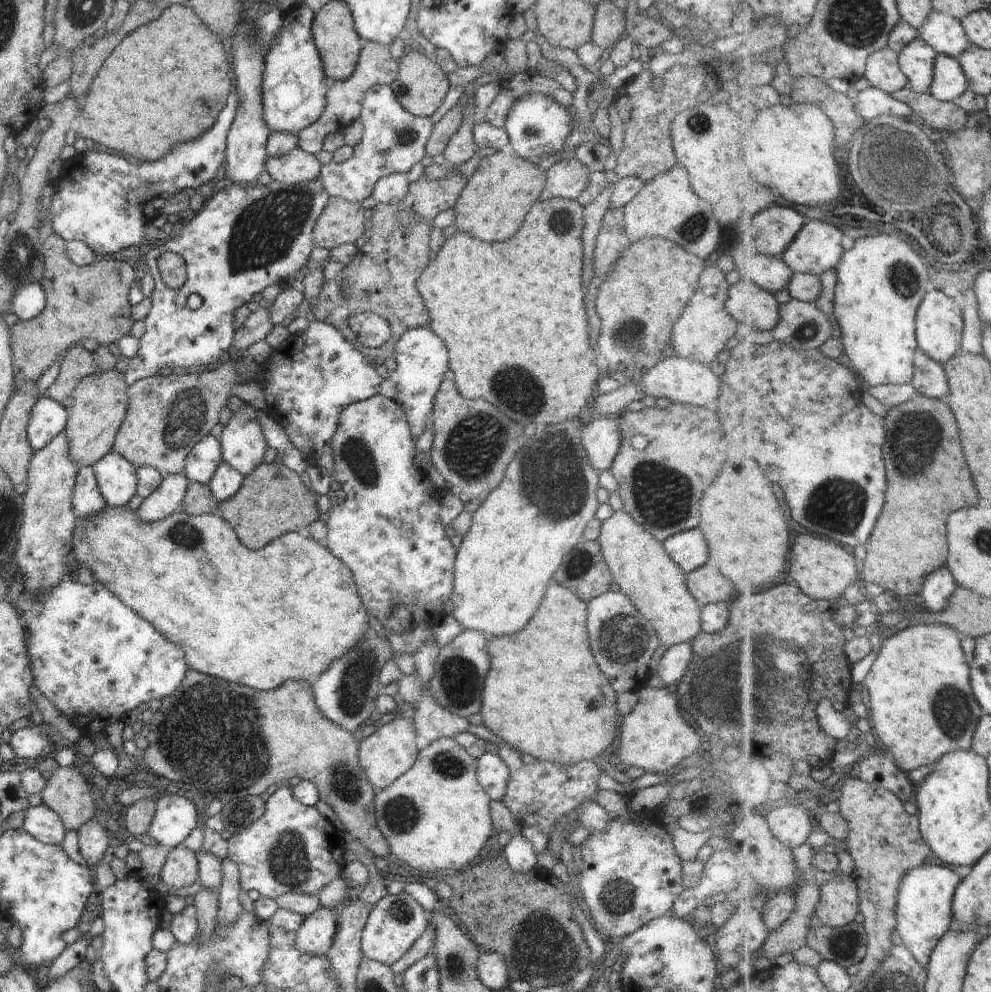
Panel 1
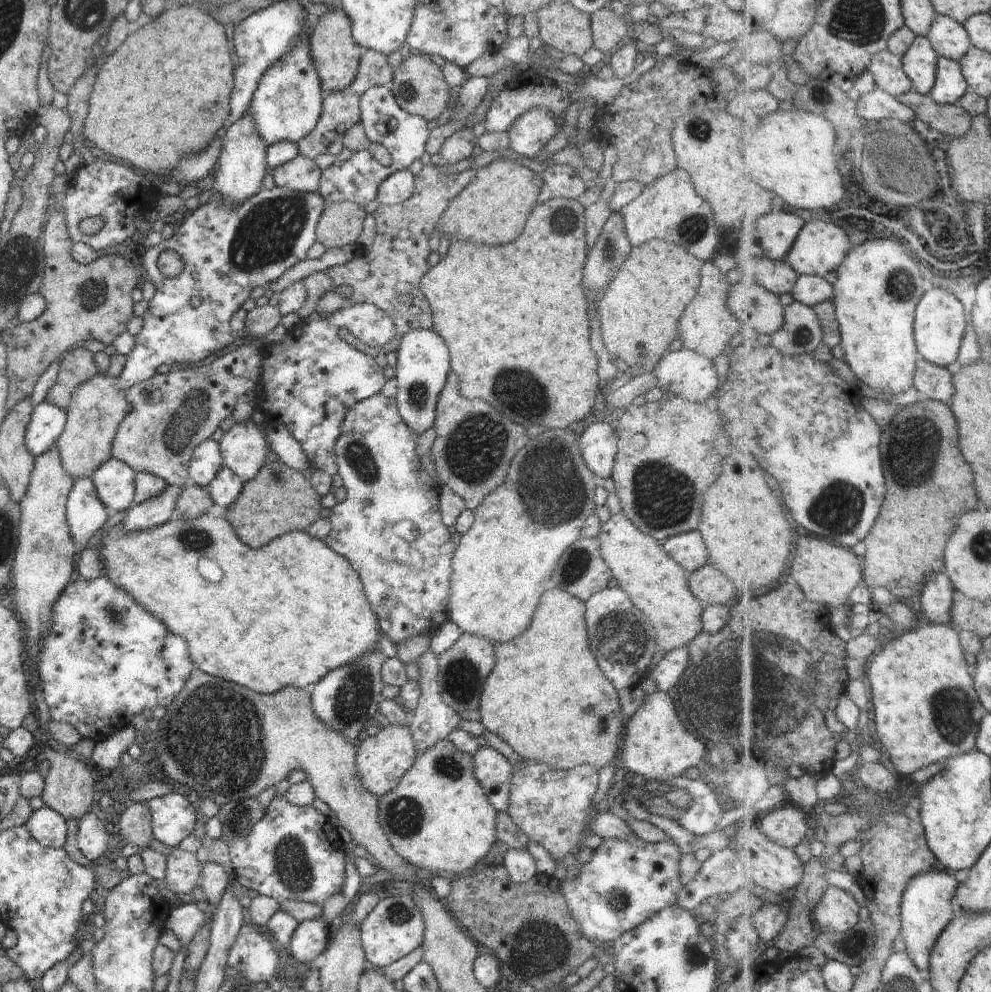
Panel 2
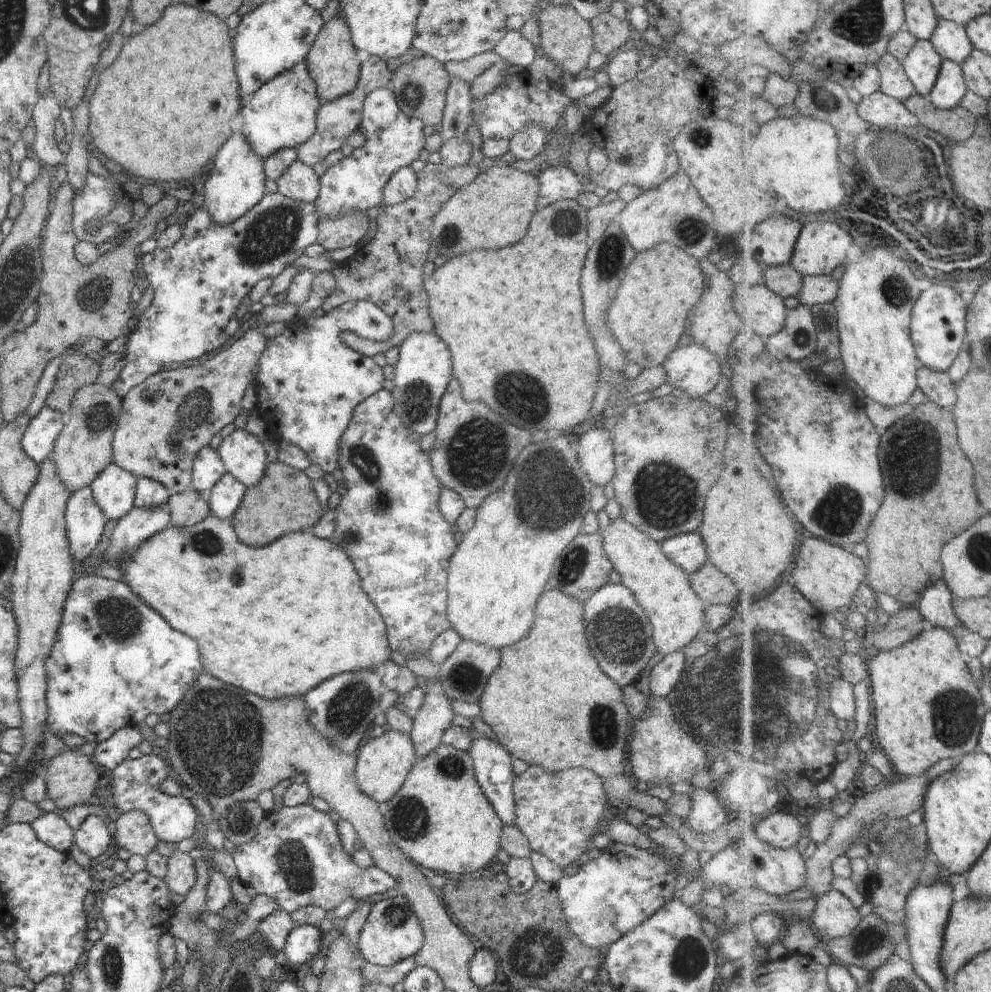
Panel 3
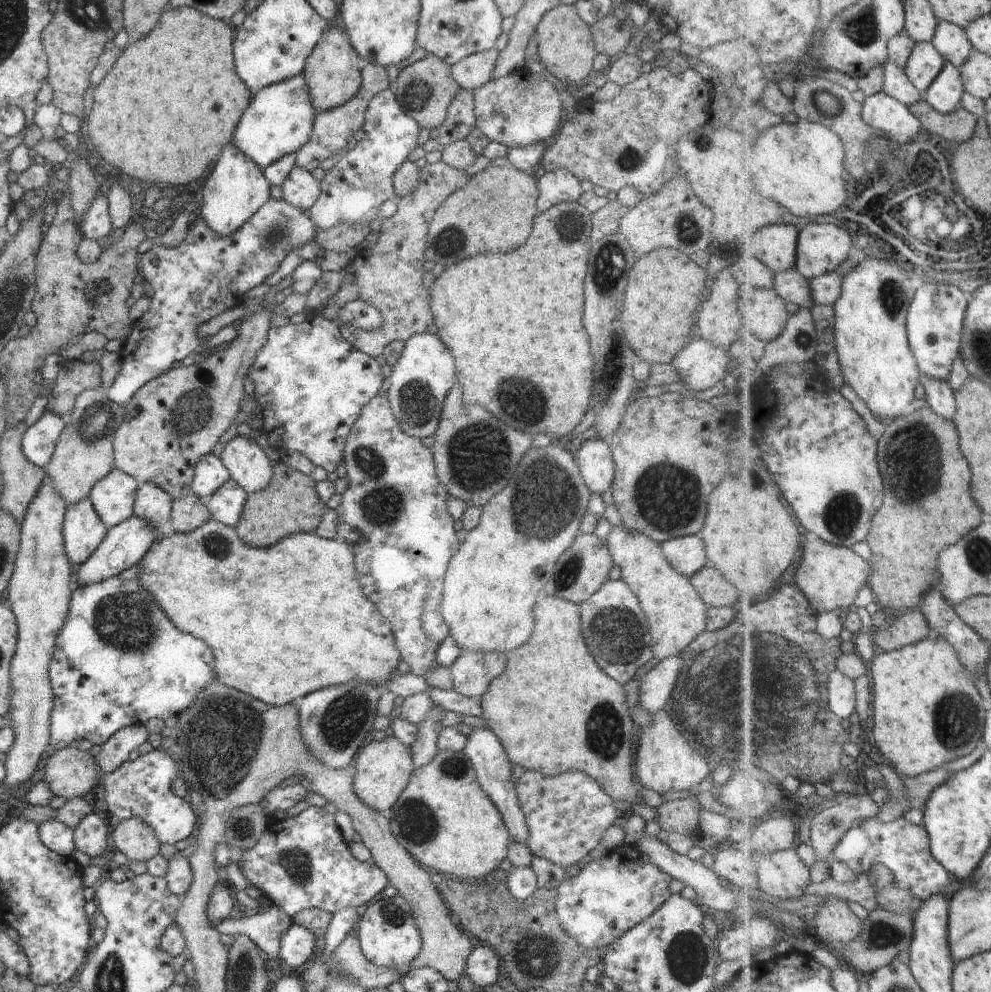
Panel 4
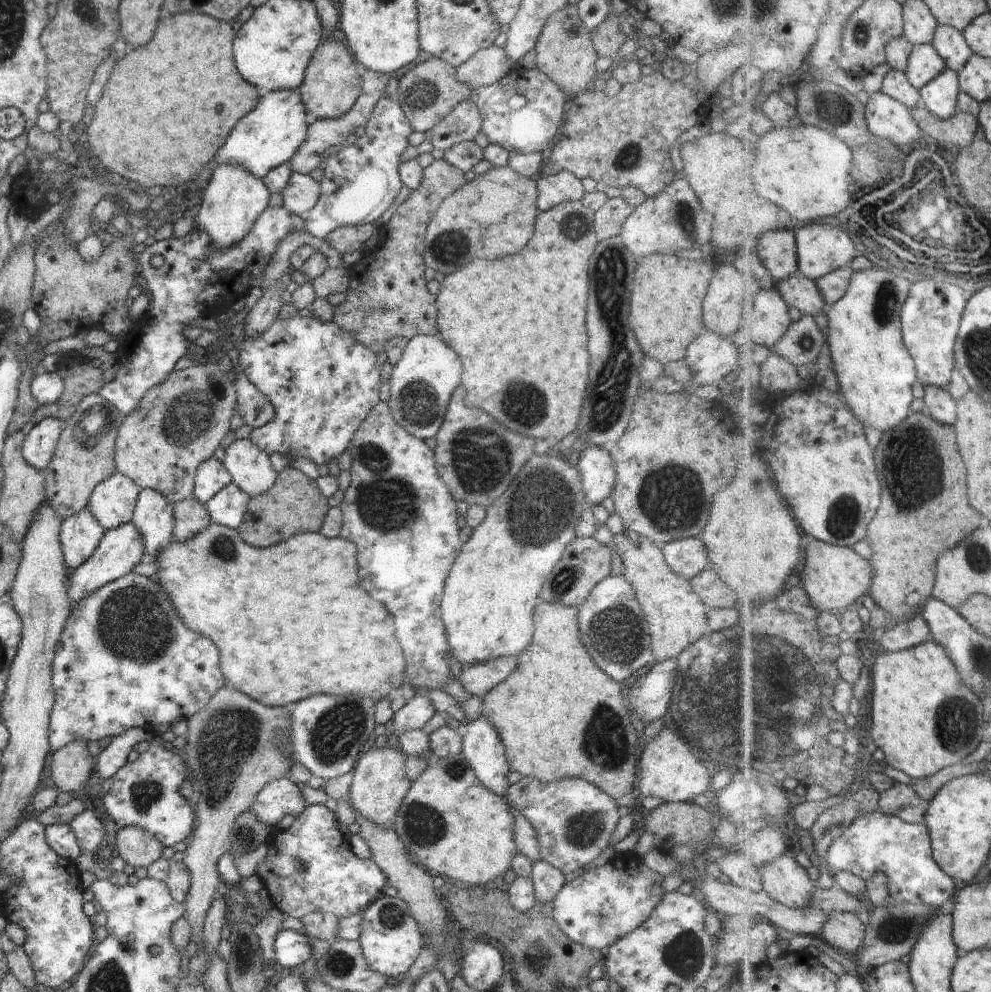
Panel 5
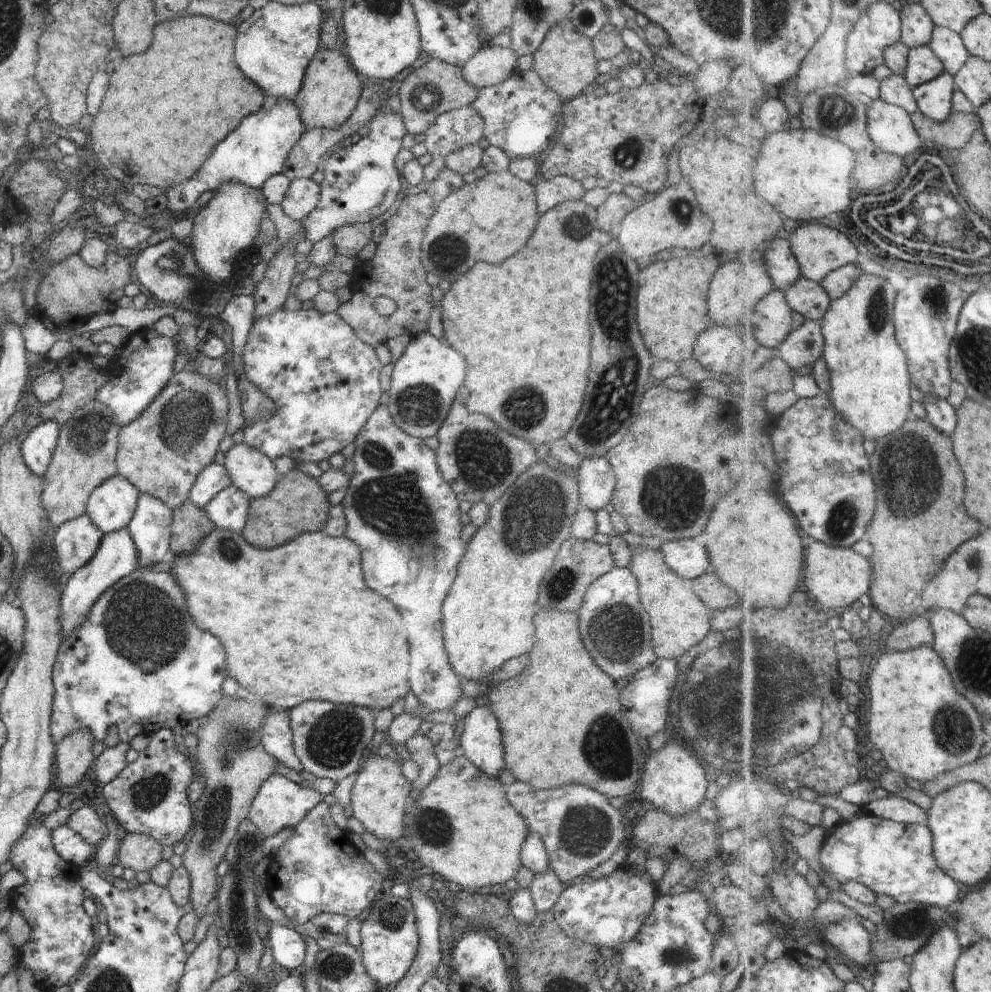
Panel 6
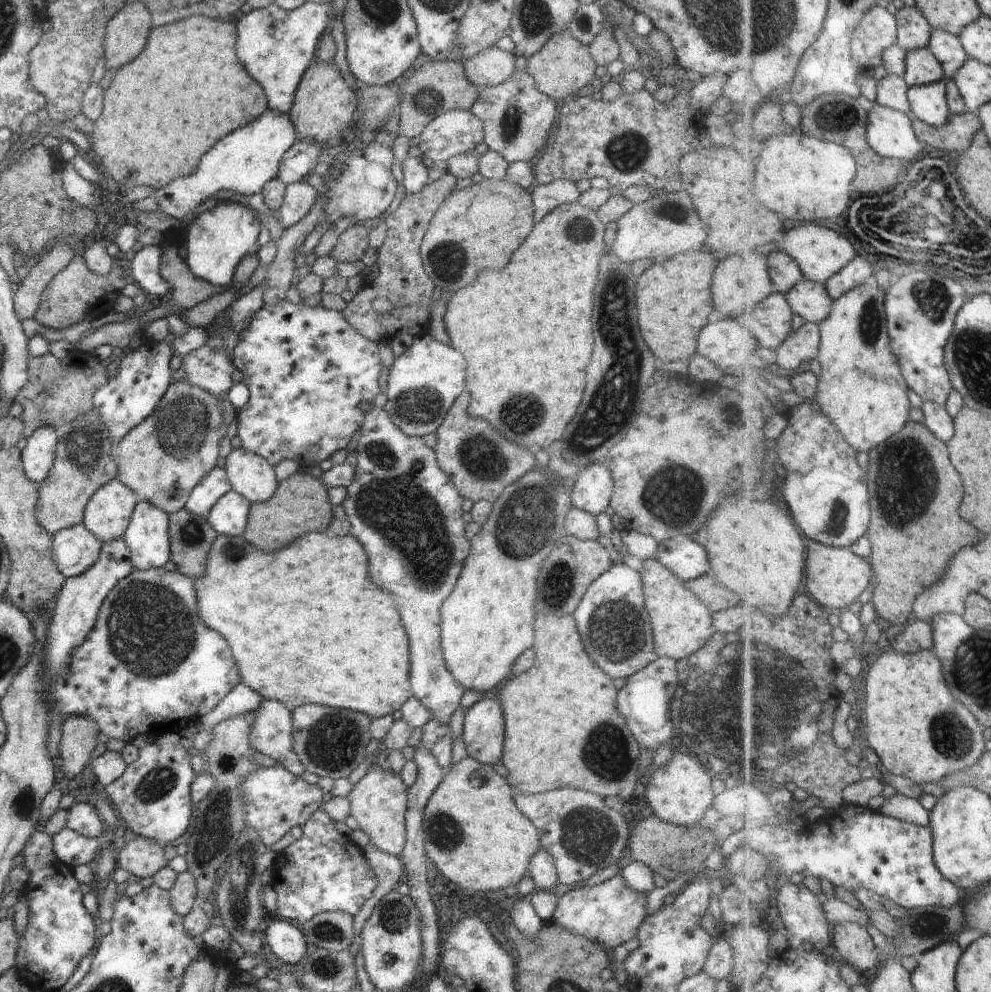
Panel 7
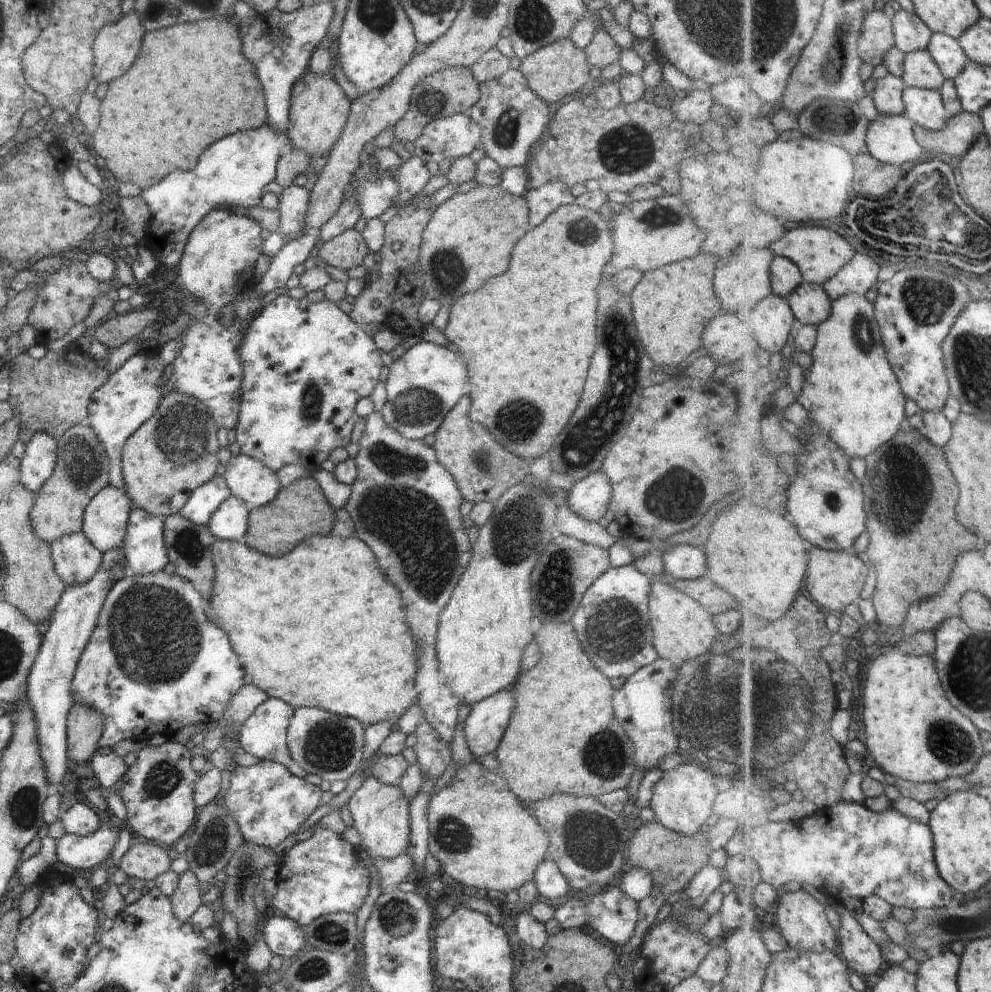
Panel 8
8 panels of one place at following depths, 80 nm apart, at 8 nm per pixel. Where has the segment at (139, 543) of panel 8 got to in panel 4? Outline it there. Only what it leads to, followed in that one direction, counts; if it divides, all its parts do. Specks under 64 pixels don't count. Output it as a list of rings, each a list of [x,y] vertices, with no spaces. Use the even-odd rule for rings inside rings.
[[[139,483],[133,506],[134,513],[145,518],[157,528],[157,538],[170,531],[171,504],[173,498],[159,486]]]

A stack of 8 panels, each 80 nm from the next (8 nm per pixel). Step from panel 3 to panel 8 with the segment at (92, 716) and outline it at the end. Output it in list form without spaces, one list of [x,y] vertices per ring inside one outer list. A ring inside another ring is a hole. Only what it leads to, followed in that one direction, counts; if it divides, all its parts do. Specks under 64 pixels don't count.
[[[164,569],[145,575],[129,573],[128,576],[113,584],[97,618],[92,636],[86,648],[82,651],[80,658],[77,660],[74,676],[70,685],[73,704],[83,703],[84,705],[88,705],[91,709],[99,712],[105,720],[105,729],[97,742],[98,749],[104,746],[112,747],[119,740],[128,740],[128,738],[134,741],[148,741],[154,734],[163,734],[169,740],[180,728],[184,728],[184,726],[221,723],[223,710],[227,709],[228,701],[247,679],[241,658],[238,658],[238,655],[230,648],[228,636],[224,638],[224,632],[220,628],[216,628],[214,624],[208,622],[208,618],[204,614],[206,608],[208,608],[208,604],[206,604],[203,596],[194,588],[194,585],[189,580],[176,574],[167,574]]]

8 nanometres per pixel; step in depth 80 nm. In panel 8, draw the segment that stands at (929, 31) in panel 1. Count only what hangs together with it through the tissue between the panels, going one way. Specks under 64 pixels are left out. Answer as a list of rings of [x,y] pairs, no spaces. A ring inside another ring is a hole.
[[[935,33],[928,49],[934,55],[936,62],[939,62],[947,79],[956,81],[971,61],[960,39],[946,33]]]

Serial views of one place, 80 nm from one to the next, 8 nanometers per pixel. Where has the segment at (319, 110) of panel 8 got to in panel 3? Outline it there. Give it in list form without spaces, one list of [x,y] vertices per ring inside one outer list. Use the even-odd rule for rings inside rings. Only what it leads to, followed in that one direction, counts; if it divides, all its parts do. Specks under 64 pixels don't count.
[[[338,14],[331,20],[328,20],[328,22],[322,23],[316,40],[313,42],[311,49],[305,56],[308,72],[312,75],[312,78],[316,83],[317,95],[322,103],[343,97],[345,94],[352,92],[352,90],[357,87],[361,67],[357,58],[358,49],[352,42],[349,26],[343,17]]]

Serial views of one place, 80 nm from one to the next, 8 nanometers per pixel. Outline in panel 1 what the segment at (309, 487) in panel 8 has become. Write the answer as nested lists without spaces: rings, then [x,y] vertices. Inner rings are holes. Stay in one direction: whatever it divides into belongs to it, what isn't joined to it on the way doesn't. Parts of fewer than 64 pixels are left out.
[[[262,463],[250,476],[244,477],[242,487],[230,500],[224,500],[219,504],[220,517],[228,522],[234,530],[236,537],[250,550],[258,550],[267,546],[272,540],[279,538],[285,533],[300,531],[311,523],[319,520],[317,498],[315,492],[306,488],[301,476],[289,470],[283,463]]]

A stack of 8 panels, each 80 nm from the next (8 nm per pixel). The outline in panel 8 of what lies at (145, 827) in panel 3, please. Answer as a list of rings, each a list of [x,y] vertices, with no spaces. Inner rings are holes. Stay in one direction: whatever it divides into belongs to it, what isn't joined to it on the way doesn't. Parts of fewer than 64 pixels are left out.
[[[138,842],[130,845],[119,862],[119,868],[128,877],[149,881],[170,871],[170,864],[168,851],[164,847],[152,842]]]

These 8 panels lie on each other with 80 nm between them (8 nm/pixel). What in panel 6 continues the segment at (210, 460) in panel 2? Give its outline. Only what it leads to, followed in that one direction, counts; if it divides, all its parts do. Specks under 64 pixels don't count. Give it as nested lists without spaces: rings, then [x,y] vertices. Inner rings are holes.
[[[216,462],[205,466],[189,494],[189,502],[203,509],[221,490],[233,482],[224,465]]]

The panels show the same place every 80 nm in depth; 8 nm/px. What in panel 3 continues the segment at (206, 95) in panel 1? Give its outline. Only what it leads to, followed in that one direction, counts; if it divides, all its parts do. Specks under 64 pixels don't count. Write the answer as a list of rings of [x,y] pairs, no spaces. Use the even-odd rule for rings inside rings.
[[[184,3],[177,6],[168,5],[164,9],[160,20],[146,26],[145,30],[140,31],[134,37],[127,38],[118,58],[101,72],[96,89],[89,100],[89,140],[91,141],[91,148],[97,148],[98,152],[104,154],[106,158],[118,162],[125,173],[142,182],[188,180],[194,174],[200,174],[204,171],[204,166],[208,160],[214,159],[219,148],[232,134],[230,120],[242,108],[242,101],[239,100],[238,77],[235,73],[232,35],[233,33],[224,22],[224,18],[219,18],[215,14],[198,10]]]

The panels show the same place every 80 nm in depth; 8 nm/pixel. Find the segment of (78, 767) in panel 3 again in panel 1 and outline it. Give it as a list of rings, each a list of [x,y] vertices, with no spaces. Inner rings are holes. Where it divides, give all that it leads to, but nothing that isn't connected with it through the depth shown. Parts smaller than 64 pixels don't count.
[[[58,766],[42,790],[42,803],[56,812],[66,831],[78,828],[95,817],[92,783],[80,772],[78,767]]]

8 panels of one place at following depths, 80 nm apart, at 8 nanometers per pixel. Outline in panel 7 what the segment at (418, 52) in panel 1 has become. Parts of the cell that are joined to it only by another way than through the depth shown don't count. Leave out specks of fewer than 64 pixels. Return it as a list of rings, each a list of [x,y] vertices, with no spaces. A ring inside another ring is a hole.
[[[427,61],[405,82],[399,90],[400,119],[399,134],[414,138],[420,136],[433,118],[454,109],[469,109],[478,98],[479,89],[466,76],[462,63],[448,61]]]

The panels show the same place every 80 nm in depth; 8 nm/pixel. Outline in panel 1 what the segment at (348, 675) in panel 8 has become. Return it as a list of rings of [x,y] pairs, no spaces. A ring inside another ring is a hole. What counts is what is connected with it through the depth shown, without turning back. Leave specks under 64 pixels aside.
[[[107,507],[98,516],[77,520],[72,549],[72,556],[76,557],[79,567],[88,568],[94,574],[97,582],[102,582],[128,608],[132,608],[138,616],[142,616],[158,632],[162,632],[169,642],[178,644],[184,650],[184,656],[186,656],[186,662],[188,662],[190,668],[194,668],[194,670],[198,670],[201,674],[206,674],[210,677],[222,678],[222,680],[226,678],[226,681],[230,680],[230,682],[246,684],[246,686],[253,690],[270,692],[280,688],[284,682],[290,681],[311,683],[324,674],[334,660],[340,660],[348,650],[352,650],[362,640],[366,630],[370,628],[369,613],[358,595],[358,590],[356,590],[356,582],[353,582],[352,570],[342,560],[338,560],[330,550],[327,550],[323,543],[304,537],[298,531],[285,533],[279,538],[272,540],[267,546],[260,548],[258,552],[256,550],[252,552],[252,550],[248,550],[240,542],[234,530],[228,525],[228,522],[218,516],[208,514],[190,516],[180,510],[172,514],[172,516],[164,518],[164,520],[158,520],[158,522],[142,522],[136,516],[136,511],[126,510],[125,507]],[[208,562],[216,568],[216,572],[218,572],[216,578],[206,578],[202,574],[200,566],[208,564]]]

